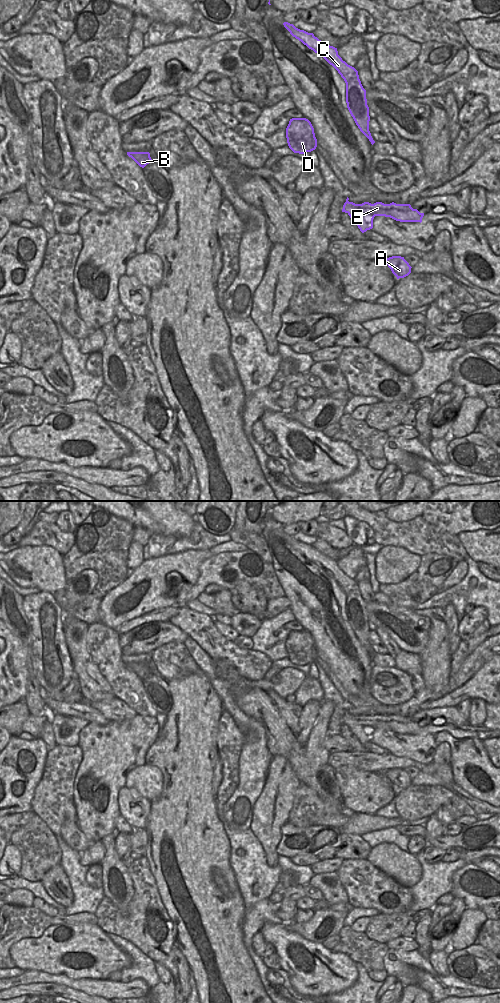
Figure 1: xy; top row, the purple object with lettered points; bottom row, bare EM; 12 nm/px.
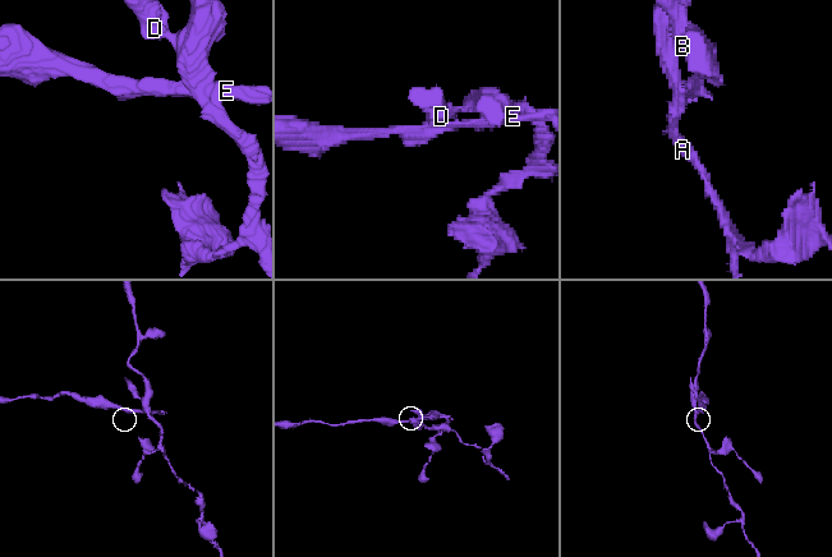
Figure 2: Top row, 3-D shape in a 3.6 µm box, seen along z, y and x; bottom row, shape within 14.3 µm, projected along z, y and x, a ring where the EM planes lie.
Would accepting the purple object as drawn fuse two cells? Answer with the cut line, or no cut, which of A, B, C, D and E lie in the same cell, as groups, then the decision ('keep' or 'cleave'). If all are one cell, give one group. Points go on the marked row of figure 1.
xy (348, 212), (369, 213), (374, 216) | A C D / B E | cleave

